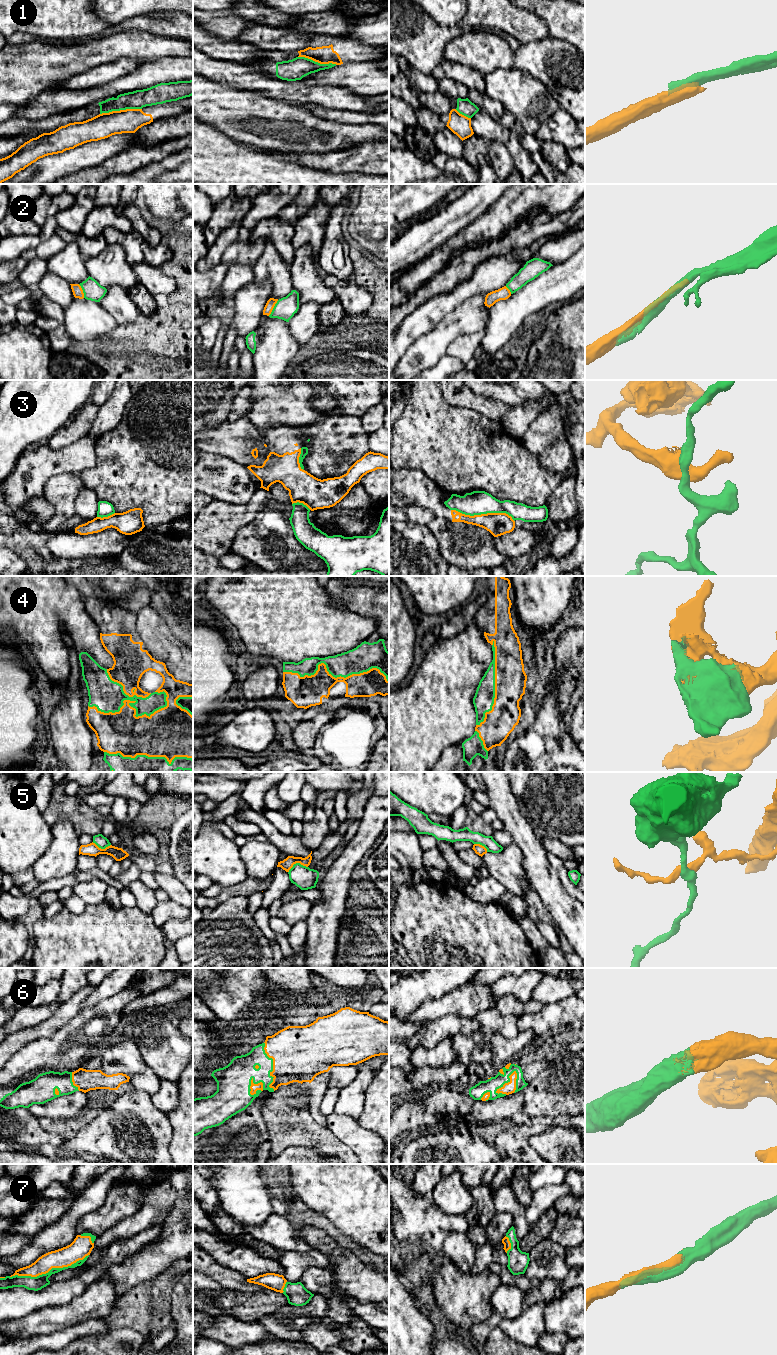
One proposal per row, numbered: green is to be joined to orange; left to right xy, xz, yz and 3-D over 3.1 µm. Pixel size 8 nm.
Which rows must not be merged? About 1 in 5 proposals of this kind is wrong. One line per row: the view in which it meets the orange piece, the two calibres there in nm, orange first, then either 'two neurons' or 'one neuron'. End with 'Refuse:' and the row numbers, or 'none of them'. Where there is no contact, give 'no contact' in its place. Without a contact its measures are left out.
1: meets orange in xy; 200 nm thick on the orange side, 150 nm on the other; two neurons
2: meets orange in xz; 70 nm thick on the orange side, 170 nm on the other; one neuron
3: meets orange in yz; 180 nm thick on the orange side, 190 nm on the other; two neurons
4: meets orange in xy; 340 nm thick on the orange side, 260 nm on the other; one neuron
5: meets orange in xz; 90 nm thick on the orange side, 180 nm on the other; two neurons
6: meets orange in yz; 100 nm thick on the orange side, 120 nm on the other; one neuron
7: meets orange in xy; 160 nm thick on the orange side, 110 nm on the other; one neuron
Refuse: 1, 3, 5

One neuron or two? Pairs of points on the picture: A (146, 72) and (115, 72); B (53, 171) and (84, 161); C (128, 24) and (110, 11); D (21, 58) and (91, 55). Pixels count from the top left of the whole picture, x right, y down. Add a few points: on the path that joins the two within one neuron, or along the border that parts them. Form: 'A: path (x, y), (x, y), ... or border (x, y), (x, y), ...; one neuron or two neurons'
A: border (140, 62), (130, 73), (122, 75), (111, 82); two neurons
B: path (61, 165), (70, 161), (76, 161); one neuron
C: border (146, 14), (129, 17), (111, 25); two neurons
D: path (38, 58), (74, 57); one neuron

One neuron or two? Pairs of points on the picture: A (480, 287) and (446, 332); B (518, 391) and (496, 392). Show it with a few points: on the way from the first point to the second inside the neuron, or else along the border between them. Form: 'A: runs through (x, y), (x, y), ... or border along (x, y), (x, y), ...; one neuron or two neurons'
A: border along (486, 293), (474, 295), (466, 299), (454, 310); two neurons
B: runs through (513, 392), (501, 392); one neuron

